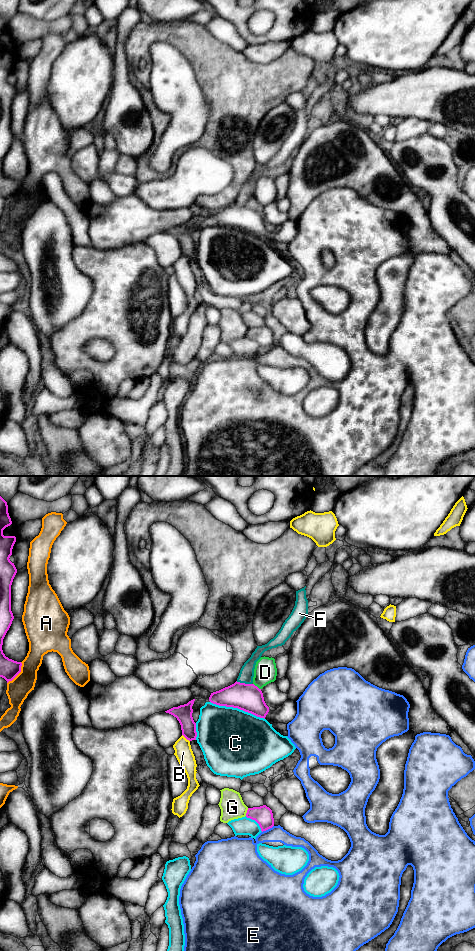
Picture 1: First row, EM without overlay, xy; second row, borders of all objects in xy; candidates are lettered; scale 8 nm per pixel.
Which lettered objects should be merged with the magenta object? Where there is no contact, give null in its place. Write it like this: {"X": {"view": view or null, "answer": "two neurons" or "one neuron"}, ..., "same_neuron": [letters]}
{"A": {"view": "xy", "answer": "two neurons"}, "B": {"view": "xy", "answer": "two neurons"}, "C": {"view": "xy", "answer": "two neurons"}, "D": {"view": "xy", "answer": "two neurons"}, "E": {"view": "xy", "answer": "two neurons"}, "F": {"view": "xy", "answer": "one neuron"}, "G": {"view": "xy", "answer": "two neurons"}, "same_neuron": ["F"]}

